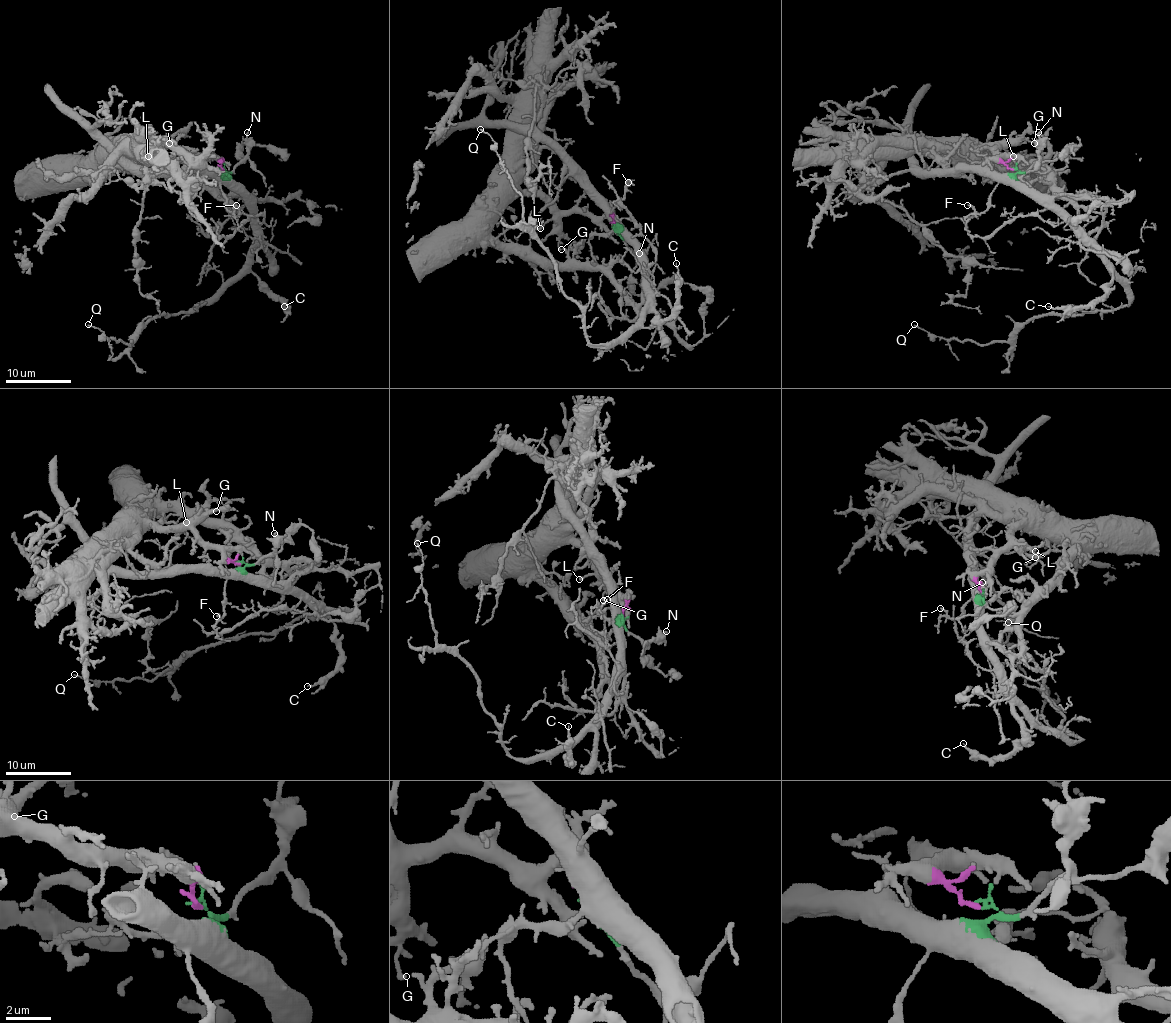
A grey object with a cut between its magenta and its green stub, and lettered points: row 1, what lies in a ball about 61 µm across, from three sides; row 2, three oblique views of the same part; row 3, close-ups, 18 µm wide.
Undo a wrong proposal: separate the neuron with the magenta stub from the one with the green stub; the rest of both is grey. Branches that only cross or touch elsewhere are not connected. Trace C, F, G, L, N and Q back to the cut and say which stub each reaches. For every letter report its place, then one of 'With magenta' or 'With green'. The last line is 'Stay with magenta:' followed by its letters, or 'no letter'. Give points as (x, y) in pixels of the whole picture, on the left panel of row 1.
C: Place: (284, 306). With green
F: Place: (236, 205). With green
G: Place: (169, 143). With magenta
L: Place: (148, 156). With magenta
N: Place: (247, 132). With green
Q: Place: (88, 324). With green
Stay with magenta: G, L

